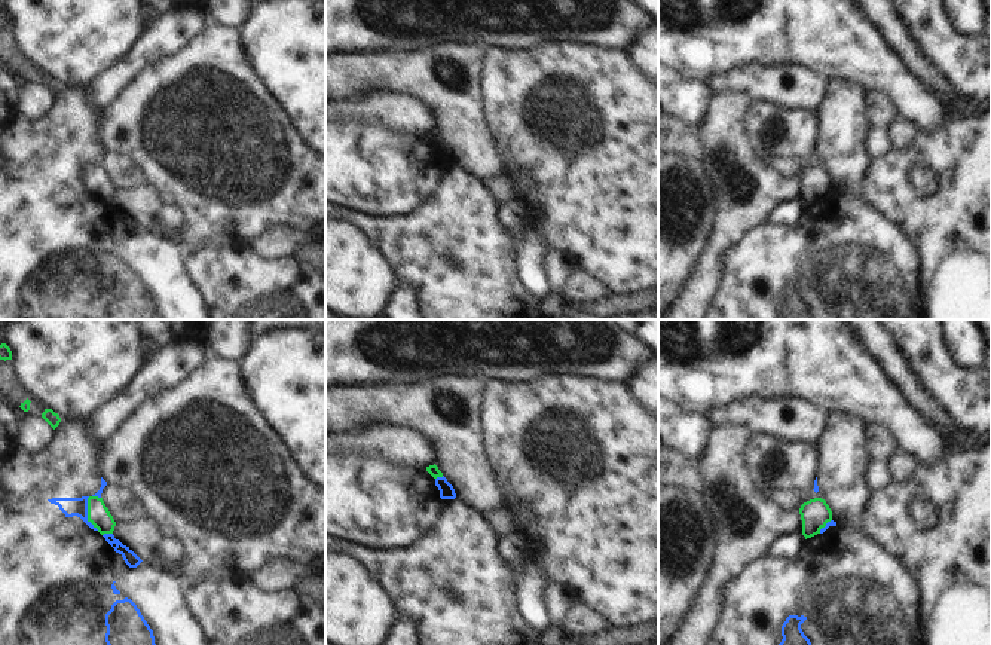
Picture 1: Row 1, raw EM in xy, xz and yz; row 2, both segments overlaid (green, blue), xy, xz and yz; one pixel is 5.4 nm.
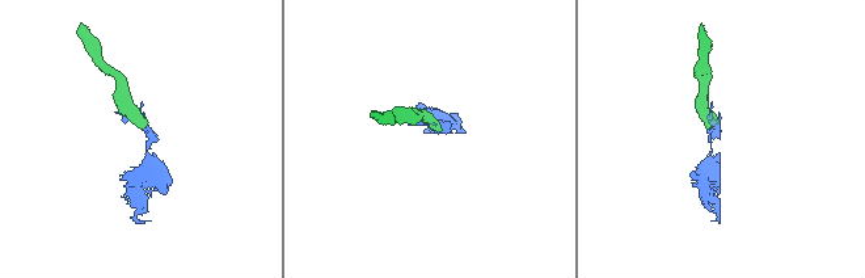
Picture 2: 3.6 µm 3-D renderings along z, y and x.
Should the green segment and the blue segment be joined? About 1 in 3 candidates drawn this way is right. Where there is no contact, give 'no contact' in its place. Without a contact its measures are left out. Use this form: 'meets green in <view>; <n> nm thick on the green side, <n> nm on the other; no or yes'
meets green in xy; 120 nm thick on the green side, 100 nm on the other; no

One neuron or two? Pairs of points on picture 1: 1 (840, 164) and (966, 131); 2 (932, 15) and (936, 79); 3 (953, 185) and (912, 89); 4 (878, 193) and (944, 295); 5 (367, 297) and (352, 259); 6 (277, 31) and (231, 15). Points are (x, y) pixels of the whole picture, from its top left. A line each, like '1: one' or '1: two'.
1: two
2: two
3: two
4: one
5: one
6: two

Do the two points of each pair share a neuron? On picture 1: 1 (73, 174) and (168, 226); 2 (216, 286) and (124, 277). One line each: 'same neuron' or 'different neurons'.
1: different neurons
2: different neurons

